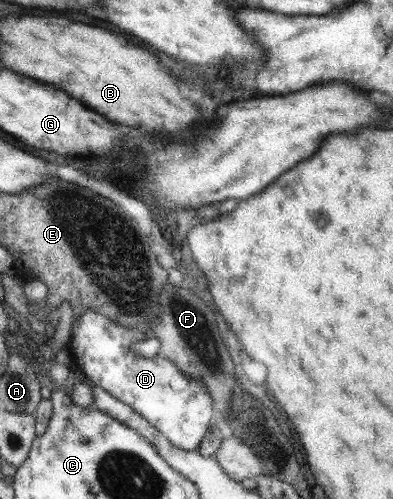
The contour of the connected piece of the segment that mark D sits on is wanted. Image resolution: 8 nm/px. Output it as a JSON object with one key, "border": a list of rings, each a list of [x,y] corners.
{"border":[[[85,311],[80,317],[74,317],[74,319],[70,339],[66,344],[71,365],[78,367],[92,384],[106,390],[114,396],[114,399],[121,401],[134,413],[144,418],[170,442],[170,445],[188,452],[197,451],[198,443],[207,433],[214,415],[211,397],[205,391],[201,381],[187,377],[178,367],[161,355],[145,358],[132,353],[130,346],[134,342],[140,342],[140,339],[143,338],[140,331],[130,331],[128,327],[120,327],[119,323],[114,323],[111,319],[95,311]]]}

